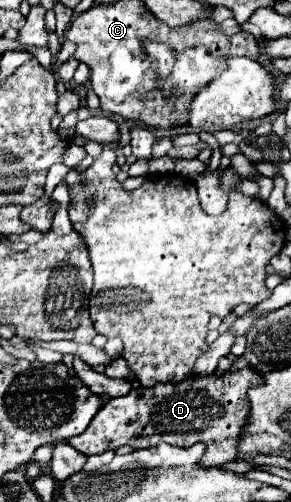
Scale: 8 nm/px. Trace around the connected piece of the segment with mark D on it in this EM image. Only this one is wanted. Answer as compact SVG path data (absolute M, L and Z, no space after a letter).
M238 358L230 372L224 376L198 376L176 384L156 384L152 388L136 388L120 398L110 398L100 412L92 418L92 424L84 434L68 440L72 448L86 456L116 450L124 444L134 448L150 448L166 442L170 446L188 448L196 442L206 444L206 452L200 460L202 466L220 466L236 460L236 440L242 426L248 420L250 402L246 390L260 380L244 358Z

